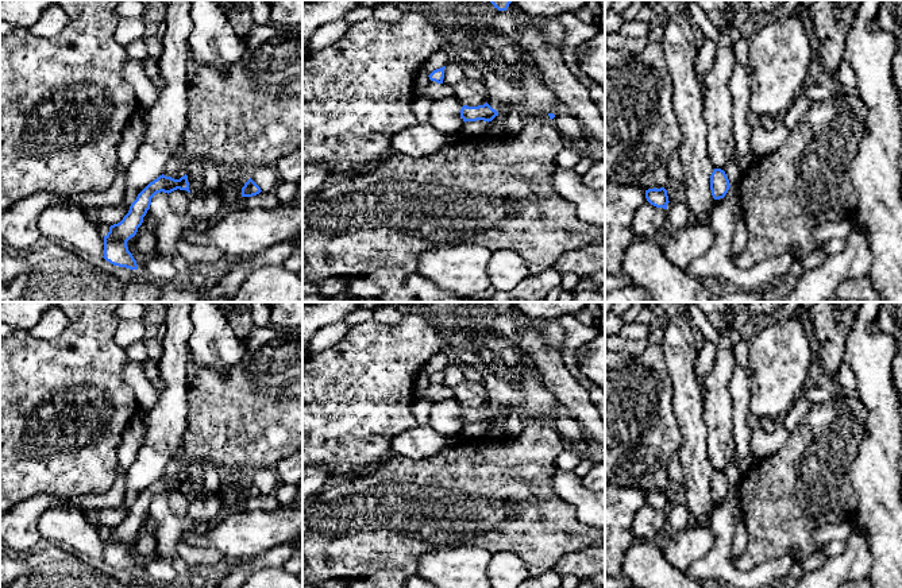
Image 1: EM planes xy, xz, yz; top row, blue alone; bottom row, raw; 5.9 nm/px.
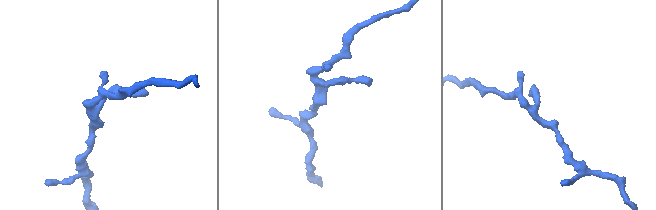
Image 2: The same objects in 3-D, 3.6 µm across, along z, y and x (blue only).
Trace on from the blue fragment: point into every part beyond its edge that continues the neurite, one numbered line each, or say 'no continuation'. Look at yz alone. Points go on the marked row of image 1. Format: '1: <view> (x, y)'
no continuation

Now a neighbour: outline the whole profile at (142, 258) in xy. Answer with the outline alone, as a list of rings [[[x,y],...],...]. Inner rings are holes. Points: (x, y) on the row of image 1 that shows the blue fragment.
[[[136,236],[131,237],[127,241],[128,251],[132,254],[134,259],[142,263],[143,266],[146,266],[150,260],[153,260],[157,256],[157,252],[151,255],[142,254],[140,251],[136,249],[135,243],[136,243]]]

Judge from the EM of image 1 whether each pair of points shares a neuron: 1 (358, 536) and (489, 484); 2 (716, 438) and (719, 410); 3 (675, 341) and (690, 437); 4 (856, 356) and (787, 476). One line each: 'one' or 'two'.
1: one
2: one
3: one
4: two

